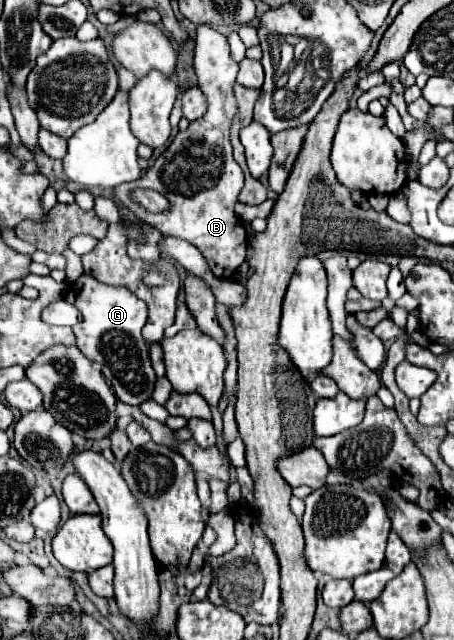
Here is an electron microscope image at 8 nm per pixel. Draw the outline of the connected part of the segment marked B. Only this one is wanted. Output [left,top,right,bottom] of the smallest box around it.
[116,25,248,279]

